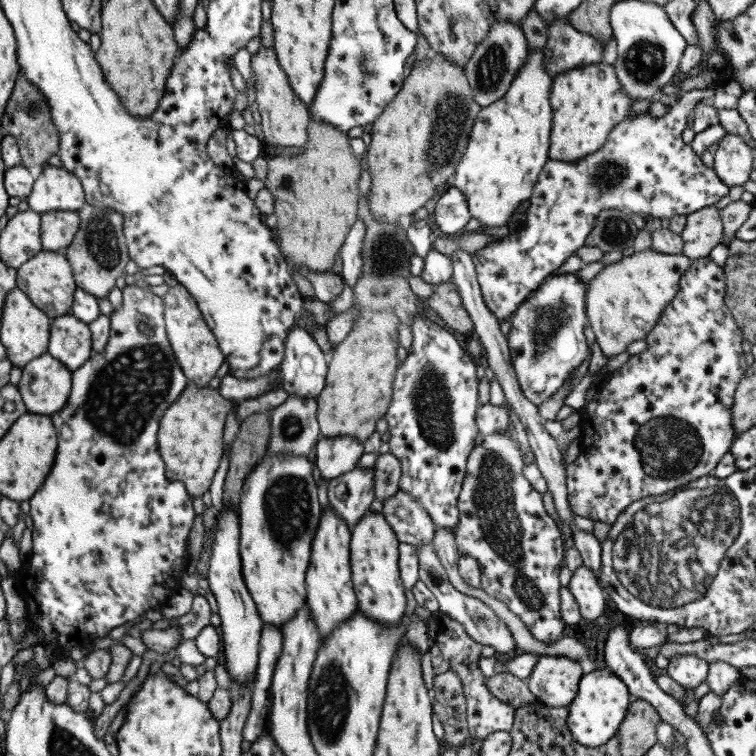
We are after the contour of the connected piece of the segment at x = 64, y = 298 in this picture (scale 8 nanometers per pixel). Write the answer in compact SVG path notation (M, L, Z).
M40 251L30 260L17 268L18 280L16 287L51 320L68 315L73 306L73 295L76 291L74 273L64 253Z

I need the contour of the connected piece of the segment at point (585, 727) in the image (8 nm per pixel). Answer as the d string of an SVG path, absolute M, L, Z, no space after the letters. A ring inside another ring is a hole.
M595 669L590 673L583 674L577 695L568 706L567 725L576 742L590 748L606 744L617 735L631 705L631 699L633 698L626 683L610 669Z

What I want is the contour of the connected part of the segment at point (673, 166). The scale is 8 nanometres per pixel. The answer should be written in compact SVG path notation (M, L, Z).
M719 82L715 83L713 88L685 92L662 117L651 116L649 112L632 118L625 117L612 128L604 146L594 154L572 162L550 158L547 160L529 198L525 225L517 230L515 235L500 237L471 253L484 303L500 323L511 321L528 295L536 291L547 277L551 277L578 248L585 245L588 234L592 232L598 215L603 210L614 208L629 215L637 214L644 219L671 219L673 216L689 215L701 208L712 206L728 195L729 188L718 178L714 169L702 163L700 155L694 152L691 143L682 141L688 115L702 100L713 106L718 85Z

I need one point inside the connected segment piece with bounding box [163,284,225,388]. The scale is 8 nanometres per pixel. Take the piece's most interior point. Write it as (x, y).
(195, 348)

